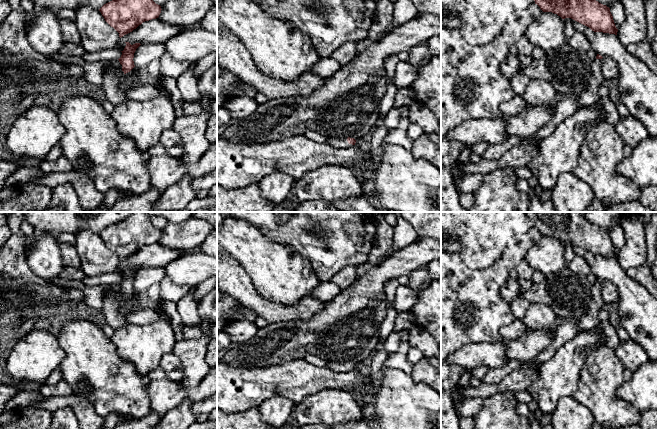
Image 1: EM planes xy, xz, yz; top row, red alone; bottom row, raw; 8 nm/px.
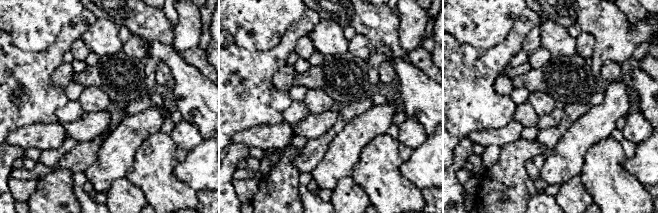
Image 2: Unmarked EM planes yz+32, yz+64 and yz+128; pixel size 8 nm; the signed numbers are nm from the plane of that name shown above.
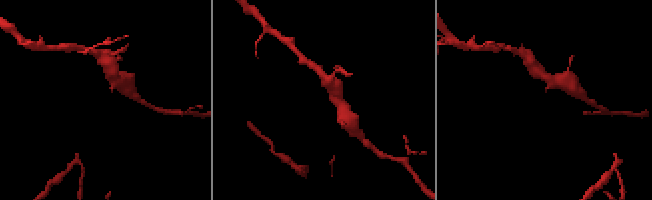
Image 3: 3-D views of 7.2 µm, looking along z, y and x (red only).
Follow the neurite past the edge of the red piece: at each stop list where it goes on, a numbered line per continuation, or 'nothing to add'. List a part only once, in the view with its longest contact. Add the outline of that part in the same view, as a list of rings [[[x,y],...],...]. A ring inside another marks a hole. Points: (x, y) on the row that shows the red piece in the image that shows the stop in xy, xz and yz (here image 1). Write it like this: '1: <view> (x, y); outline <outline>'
1: xy (114, 94); outline [[[117,63],[111,69],[103,69],[102,88],[106,99],[114,106],[127,102],[125,91],[119,86],[119,77],[123,75],[122,65]]]

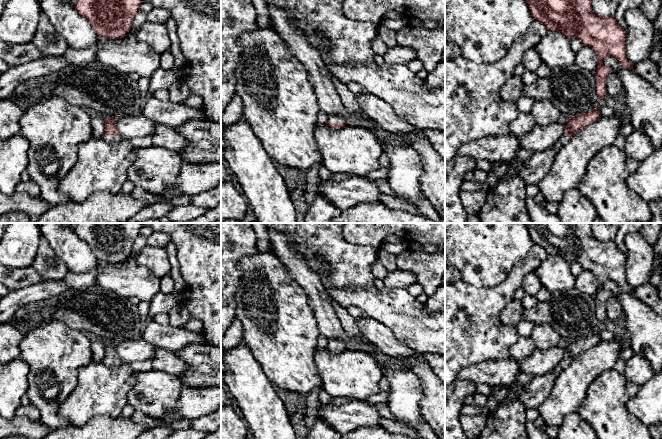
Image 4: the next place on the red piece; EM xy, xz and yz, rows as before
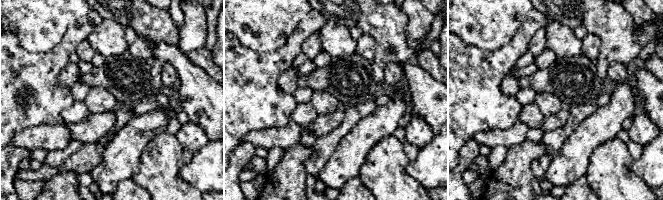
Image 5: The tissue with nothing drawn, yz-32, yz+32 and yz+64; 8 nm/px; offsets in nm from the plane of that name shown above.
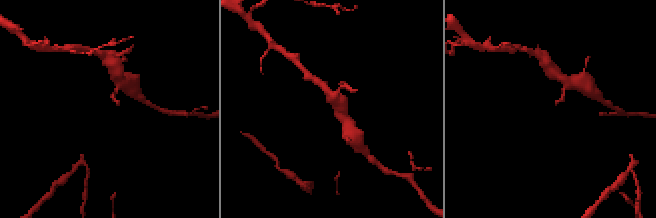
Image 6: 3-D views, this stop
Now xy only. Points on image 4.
1: xy (109, 139); outline [[[121,135],[119,136],[107,136],[105,137],[105,141],[110,144],[120,143],[123,140]]]

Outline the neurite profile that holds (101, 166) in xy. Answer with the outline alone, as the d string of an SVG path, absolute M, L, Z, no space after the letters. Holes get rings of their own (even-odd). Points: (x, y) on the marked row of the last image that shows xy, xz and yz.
M92 137L79 145L78 159L58 190L72 202L84 202L97 191L118 193L128 179L136 149L126 139L110 144Z

